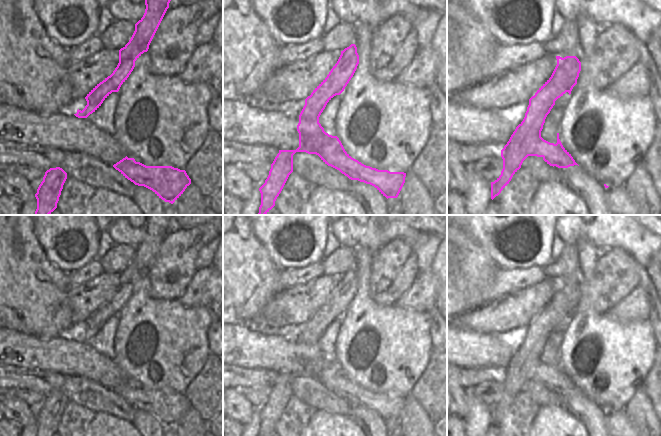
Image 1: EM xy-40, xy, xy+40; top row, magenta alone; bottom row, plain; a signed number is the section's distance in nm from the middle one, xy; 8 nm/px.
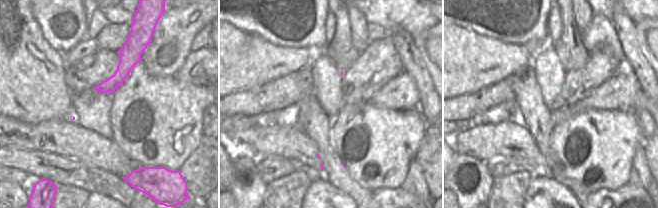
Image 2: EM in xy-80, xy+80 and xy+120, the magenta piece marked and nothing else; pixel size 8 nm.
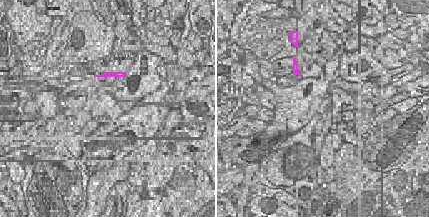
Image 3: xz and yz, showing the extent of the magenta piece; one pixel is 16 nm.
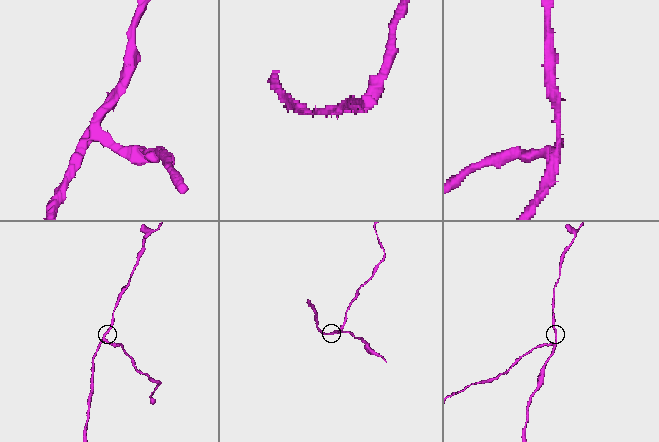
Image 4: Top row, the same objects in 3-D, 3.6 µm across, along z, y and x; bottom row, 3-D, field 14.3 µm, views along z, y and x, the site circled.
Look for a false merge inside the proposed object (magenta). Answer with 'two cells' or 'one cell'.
two cells

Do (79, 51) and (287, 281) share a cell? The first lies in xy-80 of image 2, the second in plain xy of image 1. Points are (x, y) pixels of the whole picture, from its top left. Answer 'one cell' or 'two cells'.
one cell

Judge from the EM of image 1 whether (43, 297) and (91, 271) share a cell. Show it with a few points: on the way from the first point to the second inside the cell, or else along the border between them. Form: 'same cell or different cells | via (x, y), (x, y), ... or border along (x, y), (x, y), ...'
different cells | border along (66, 274), (66, 280), (70, 286)

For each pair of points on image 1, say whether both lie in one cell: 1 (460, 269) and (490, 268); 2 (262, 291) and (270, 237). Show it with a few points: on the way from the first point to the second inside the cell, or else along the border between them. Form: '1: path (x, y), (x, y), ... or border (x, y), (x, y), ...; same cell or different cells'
1: path (467, 269), (483, 269); same cell
2: border (254, 234), (270, 259), (281, 269); different cells

